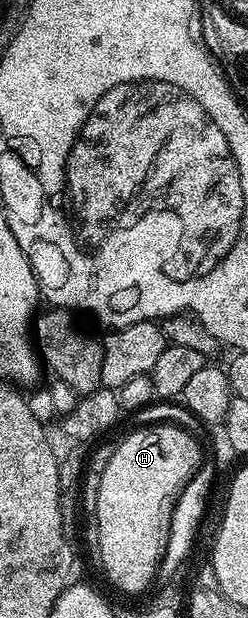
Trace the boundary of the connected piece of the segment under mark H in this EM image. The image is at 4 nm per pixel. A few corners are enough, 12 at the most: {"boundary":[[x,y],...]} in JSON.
{"boundary":[[170,424],[113,447],[93,519],[123,592],[156,579],[205,456]]}

